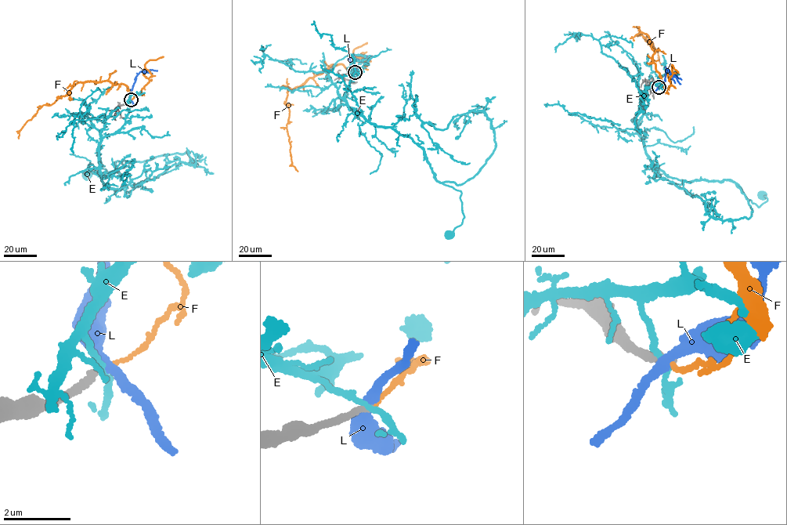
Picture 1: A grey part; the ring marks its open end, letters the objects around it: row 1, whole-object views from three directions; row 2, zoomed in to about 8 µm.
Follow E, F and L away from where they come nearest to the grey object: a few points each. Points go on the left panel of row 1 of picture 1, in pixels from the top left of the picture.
E: (130, 100), (99, 146), (102, 185), (120, 190), (118, 161), (110, 176), (86, 177)
F: (131, 99), (133, 94), (122, 84), (106, 80), (76, 84), (65, 95), (38, 109), (19, 138)
L: (130, 100), (135, 77), (140, 72), (157, 70)

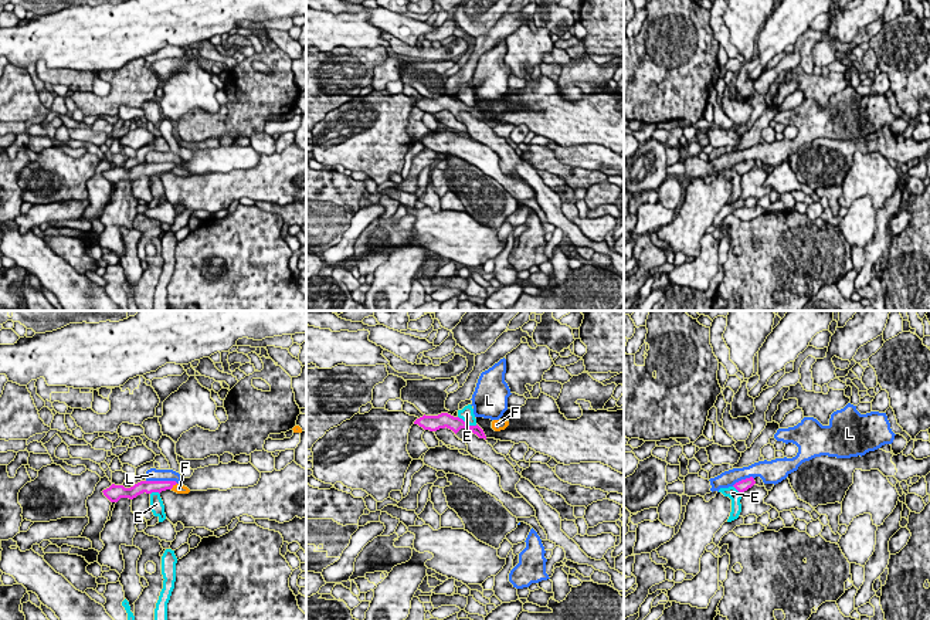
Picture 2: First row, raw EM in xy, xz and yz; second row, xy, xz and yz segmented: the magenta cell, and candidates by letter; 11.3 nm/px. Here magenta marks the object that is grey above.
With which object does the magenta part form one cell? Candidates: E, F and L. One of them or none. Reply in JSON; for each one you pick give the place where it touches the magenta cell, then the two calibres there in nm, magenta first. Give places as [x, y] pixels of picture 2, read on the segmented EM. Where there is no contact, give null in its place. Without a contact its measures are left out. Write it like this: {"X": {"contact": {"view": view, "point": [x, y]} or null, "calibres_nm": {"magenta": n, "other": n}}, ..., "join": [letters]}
{"join": []}

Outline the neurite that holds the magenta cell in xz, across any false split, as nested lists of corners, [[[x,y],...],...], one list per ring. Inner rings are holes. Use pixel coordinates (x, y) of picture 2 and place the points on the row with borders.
[[[441,413],[438,416],[425,416],[424,414],[422,417],[417,419],[414,421],[414,424],[418,424],[424,430],[430,430],[430,431],[437,431],[439,428],[447,427],[447,428],[452,430],[455,434],[461,428],[466,428],[466,430],[472,431],[474,434],[476,434],[479,438],[486,440],[486,436],[485,436],[483,430],[478,424],[476,426],[469,426],[462,419],[454,417],[448,413]]]

